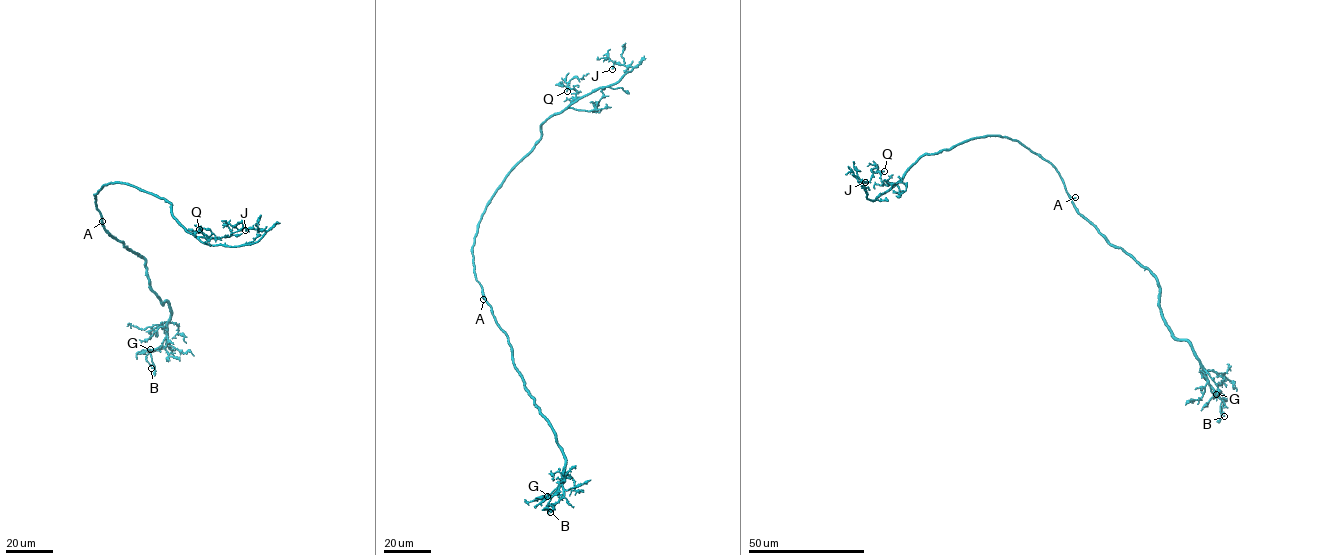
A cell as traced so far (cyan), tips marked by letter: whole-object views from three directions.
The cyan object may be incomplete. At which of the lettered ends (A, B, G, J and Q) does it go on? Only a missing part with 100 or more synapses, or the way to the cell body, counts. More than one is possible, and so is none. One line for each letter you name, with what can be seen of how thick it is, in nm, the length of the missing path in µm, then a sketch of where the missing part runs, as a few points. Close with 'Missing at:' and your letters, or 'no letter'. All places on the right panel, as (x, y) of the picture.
A: 180 nm | 25 µm | (1075, 197), (1092, 212), (1098, 213), (1101, 209), (1093, 199)
Missing at: A

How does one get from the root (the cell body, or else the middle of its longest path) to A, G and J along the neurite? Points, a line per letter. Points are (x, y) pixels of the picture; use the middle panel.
A: (474, 273), (483, 299)
G: (474, 273), (508, 338), (523, 386), (565, 458), (563, 480), (547, 496)
J: (474, 273), (473, 239), (494, 192), (539, 139), (541, 123), (616, 84), (632, 68), (614, 63), (612, 69)

